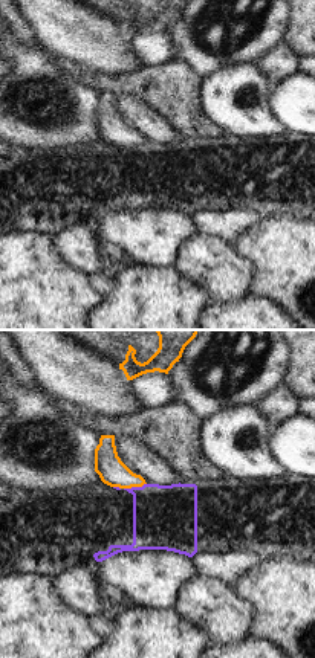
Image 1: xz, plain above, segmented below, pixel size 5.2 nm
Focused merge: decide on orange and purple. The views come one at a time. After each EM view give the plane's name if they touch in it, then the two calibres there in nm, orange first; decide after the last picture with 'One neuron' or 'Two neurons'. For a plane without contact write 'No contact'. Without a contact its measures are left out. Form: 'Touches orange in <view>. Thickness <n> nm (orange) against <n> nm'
Touches orange in xz. Thickness 150 nm (orange) against 340 nm

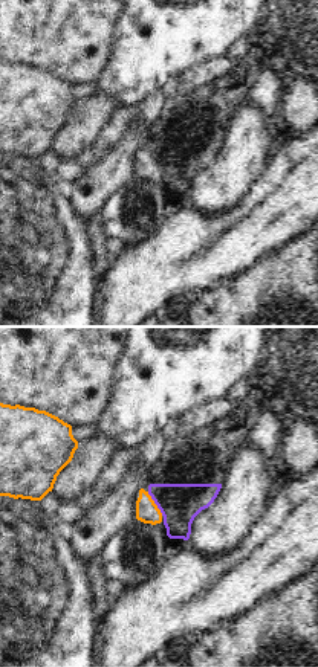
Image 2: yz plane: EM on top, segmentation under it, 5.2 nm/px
Touches orange in yz. Thickness 120 nm (orange) against 220 nm

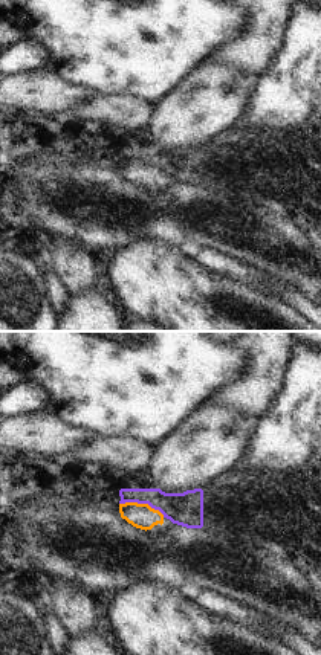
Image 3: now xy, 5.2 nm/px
Touches orange in xy. Thickness 130 nm (orange) against 180 nm

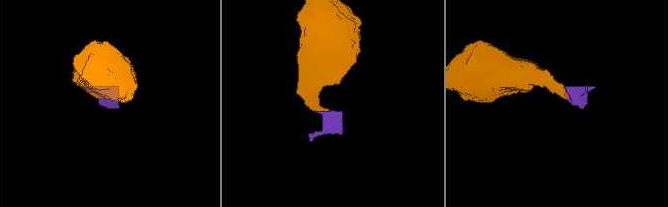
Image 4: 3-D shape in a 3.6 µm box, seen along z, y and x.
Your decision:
Two neurons

